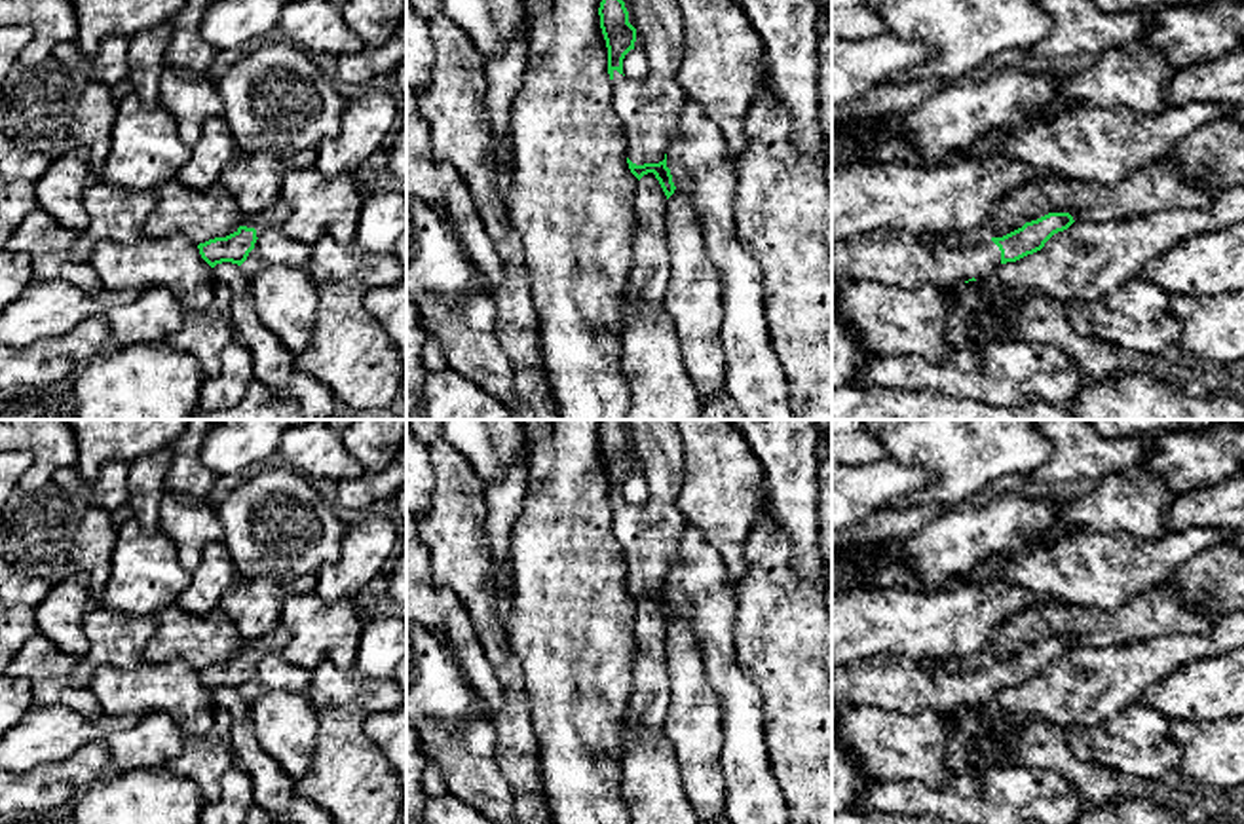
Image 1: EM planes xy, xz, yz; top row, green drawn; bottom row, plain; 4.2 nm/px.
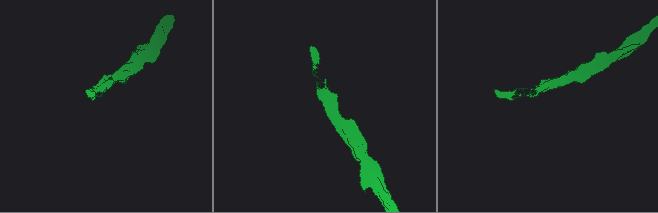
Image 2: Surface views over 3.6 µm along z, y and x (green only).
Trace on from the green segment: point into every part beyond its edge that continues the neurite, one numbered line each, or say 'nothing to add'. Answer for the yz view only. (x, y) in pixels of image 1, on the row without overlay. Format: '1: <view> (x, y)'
1: yz (891, 682)

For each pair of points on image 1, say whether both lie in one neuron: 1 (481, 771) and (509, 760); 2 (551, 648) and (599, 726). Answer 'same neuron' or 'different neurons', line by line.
1: different neurons
2: same neuron

